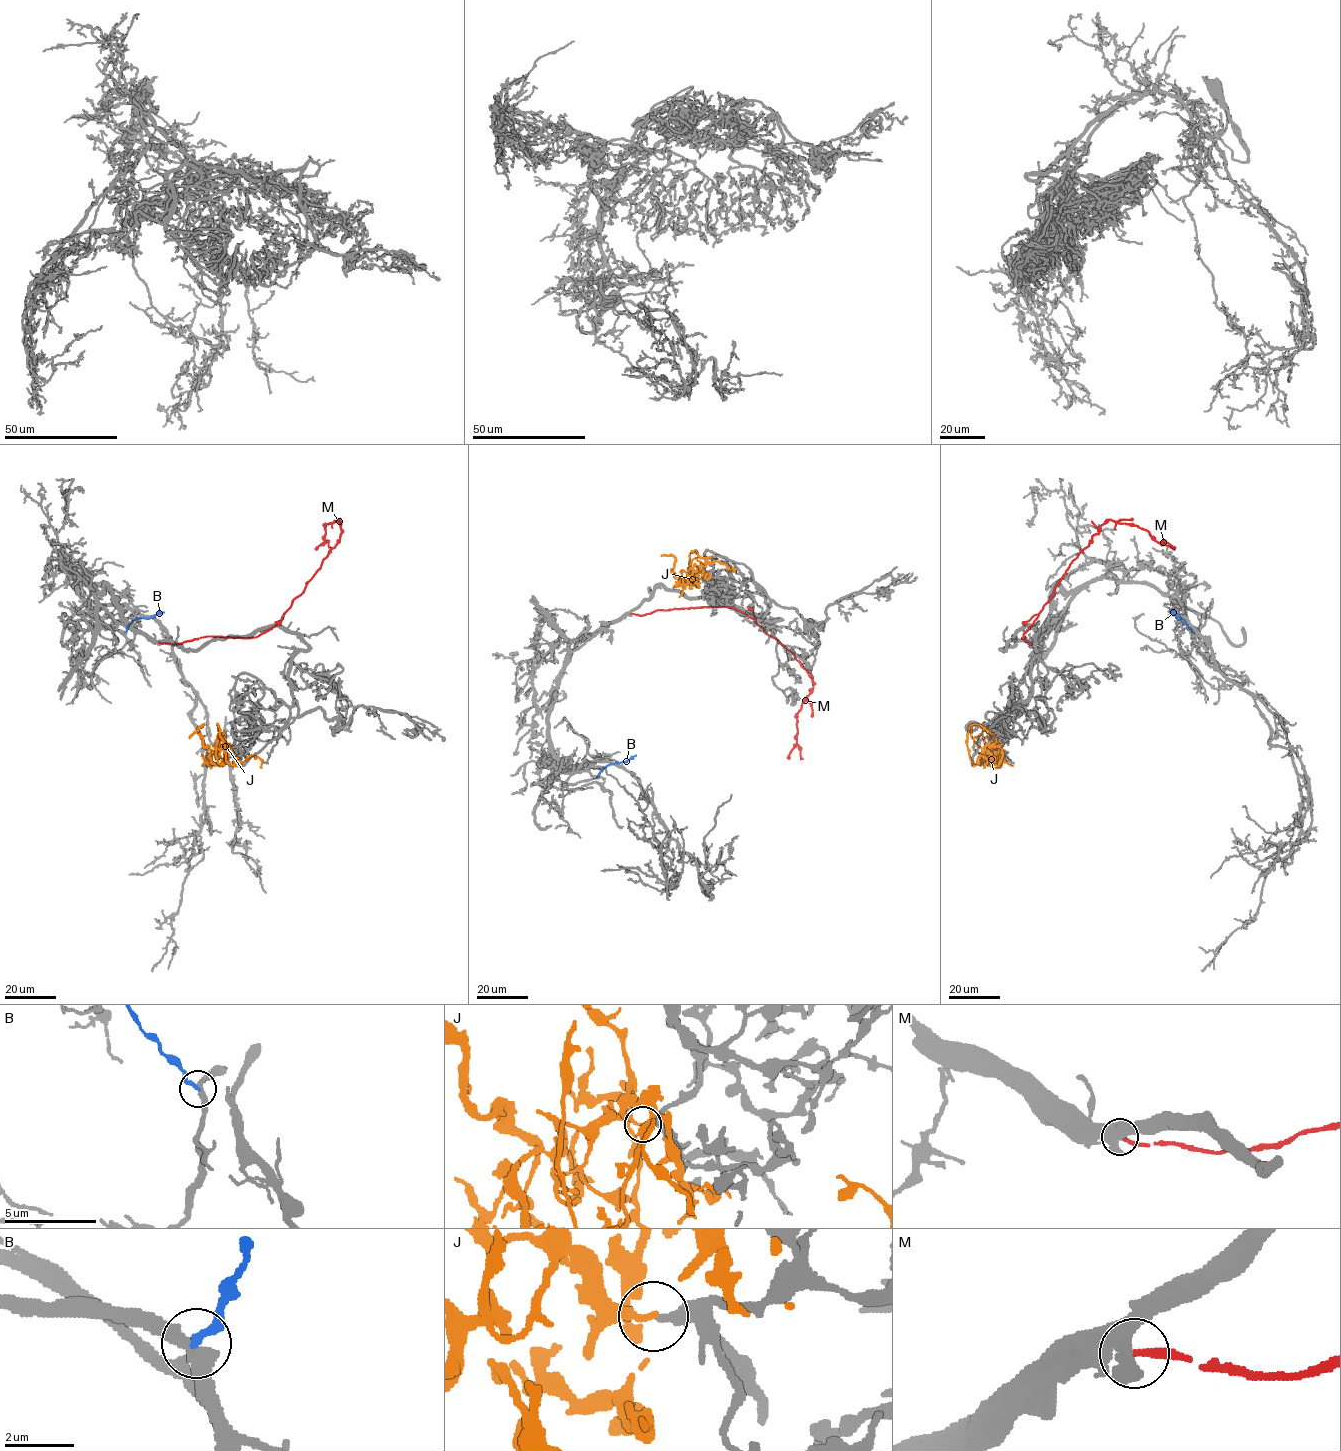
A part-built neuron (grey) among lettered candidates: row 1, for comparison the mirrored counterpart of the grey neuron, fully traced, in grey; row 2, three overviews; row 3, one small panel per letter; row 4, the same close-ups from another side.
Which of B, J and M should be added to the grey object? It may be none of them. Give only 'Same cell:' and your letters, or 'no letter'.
Same cell: J

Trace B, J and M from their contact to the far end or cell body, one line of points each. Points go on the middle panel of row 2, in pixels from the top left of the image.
B: (597, 777), (608, 765), (625, 762), (636, 755)
J: (699, 579), (693, 574), (682, 584), (679, 577), (670, 571), (675, 557), (661, 556)
M: (631, 614), (732, 607), (745, 613), (792, 653), (812, 676), (813, 683), (797, 713), (797, 741), (788, 759)

